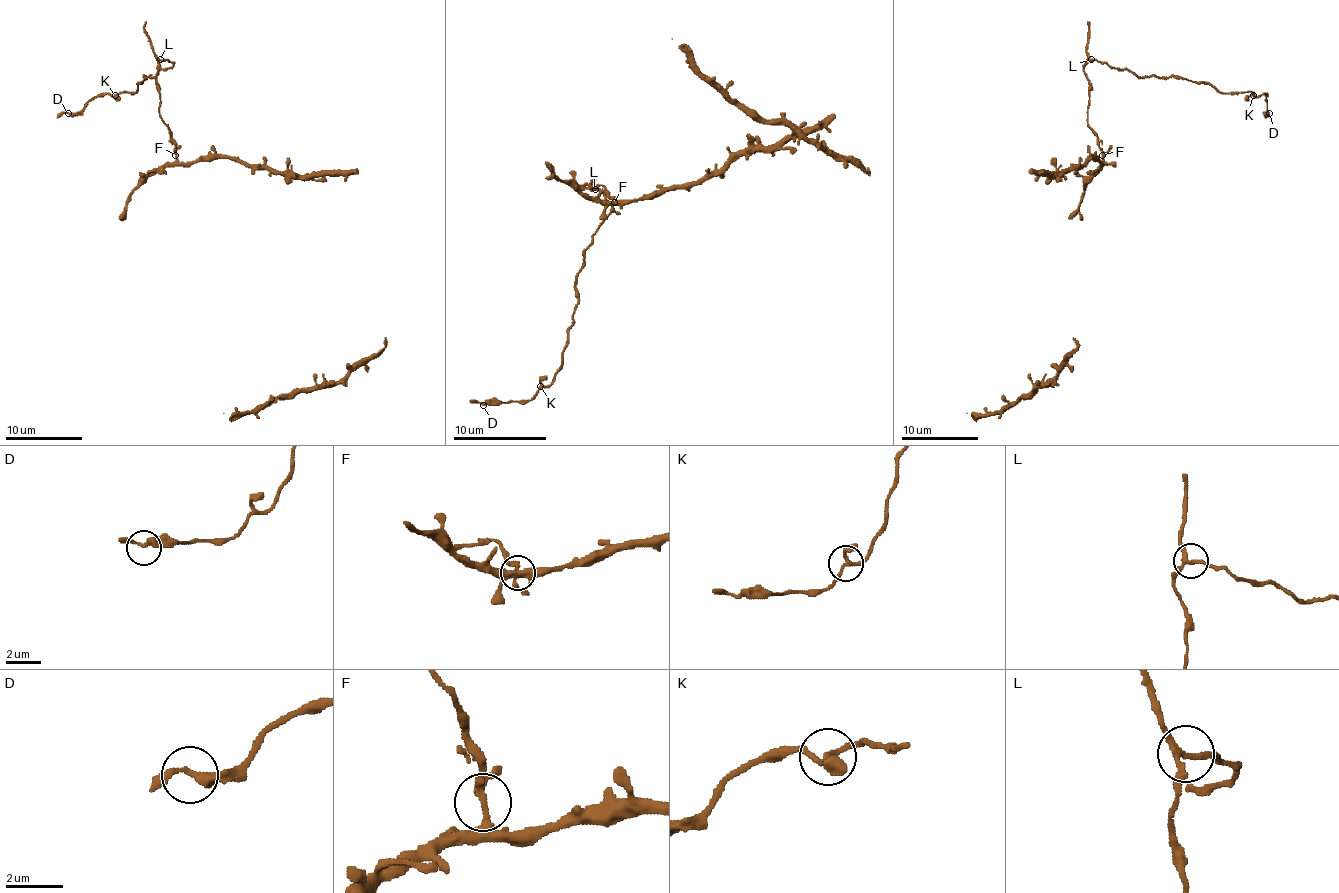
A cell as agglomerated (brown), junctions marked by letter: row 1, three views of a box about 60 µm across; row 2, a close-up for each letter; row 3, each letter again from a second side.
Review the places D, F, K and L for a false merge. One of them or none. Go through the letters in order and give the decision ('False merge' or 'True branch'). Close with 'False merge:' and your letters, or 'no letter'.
D: True branch
F: False merge
K: True branch
L: True branch
False merge: F

